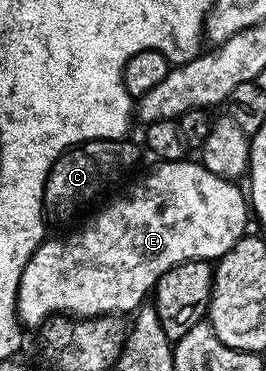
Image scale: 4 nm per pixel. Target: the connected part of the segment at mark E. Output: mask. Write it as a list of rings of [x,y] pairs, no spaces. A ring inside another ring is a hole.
[[[199,160],[160,161],[157,166],[157,169],[150,170],[137,185],[130,186],[121,197],[114,198],[81,233],[72,233],[65,241],[44,241],[36,250],[31,250],[28,253],[28,262],[22,271],[22,279],[16,292],[16,316],[20,318],[21,326],[36,325],[35,327],[40,327],[45,321],[64,314],[71,315],[76,319],[87,319],[101,315],[121,315],[120,313],[128,312],[131,314],[145,304],[147,297],[144,296],[147,293],[149,296],[155,290],[156,280],[166,271],[170,271],[170,267],[183,261],[215,262],[222,255],[226,255],[226,251],[230,251],[230,247],[234,247],[234,243],[238,243],[240,237],[245,236],[247,229],[244,228],[248,225],[248,217],[250,221],[250,205],[246,200],[245,190],[243,193],[236,181],[227,181],[225,177],[214,175]]]

